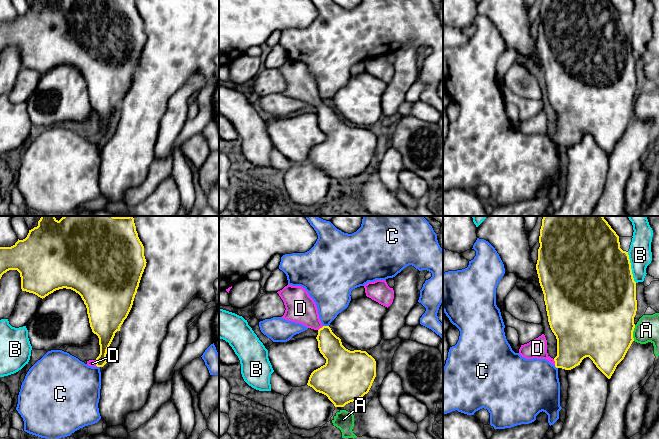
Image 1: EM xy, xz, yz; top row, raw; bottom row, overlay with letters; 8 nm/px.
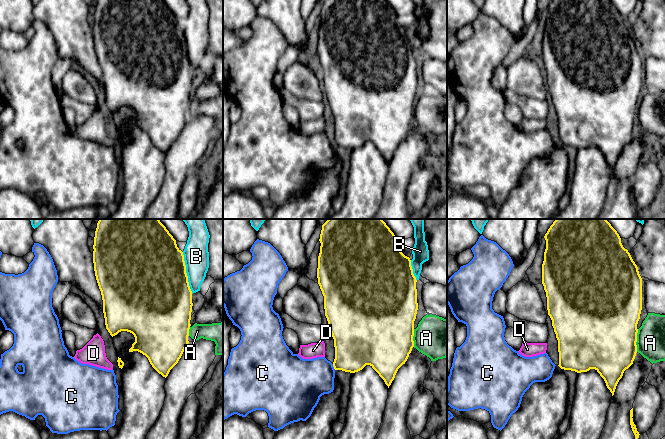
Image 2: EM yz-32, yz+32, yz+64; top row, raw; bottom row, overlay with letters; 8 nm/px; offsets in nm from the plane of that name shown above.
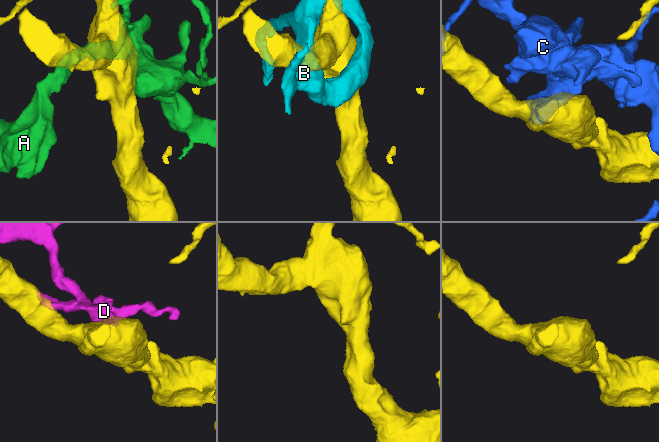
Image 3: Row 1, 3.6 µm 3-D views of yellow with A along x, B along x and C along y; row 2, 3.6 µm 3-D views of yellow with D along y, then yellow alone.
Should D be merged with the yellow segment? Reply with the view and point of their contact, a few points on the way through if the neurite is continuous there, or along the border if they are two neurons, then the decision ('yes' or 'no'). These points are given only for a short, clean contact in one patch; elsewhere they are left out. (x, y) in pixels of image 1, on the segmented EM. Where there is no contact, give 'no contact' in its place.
contact yz (555, 362); way yz (576, 339), (555, 362), (546, 357), (537, 348); yes

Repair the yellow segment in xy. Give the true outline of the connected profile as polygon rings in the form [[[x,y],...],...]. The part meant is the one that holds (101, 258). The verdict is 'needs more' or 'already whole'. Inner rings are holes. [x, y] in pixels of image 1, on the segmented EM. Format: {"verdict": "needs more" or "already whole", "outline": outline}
{"verdict": "needs more", "outline": [[[41,216],[38,221],[38,226],[29,230],[27,237],[23,240],[19,240],[11,247],[0,247],[0,279],[4,273],[9,270],[17,270],[21,277],[21,289],[29,293],[33,293],[40,298],[45,298],[49,294],[53,293],[59,289],[71,289],[78,293],[87,308],[87,314],[89,318],[90,327],[92,332],[96,334],[99,338],[100,354],[95,360],[87,361],[88,366],[92,367],[103,367],[106,362],[107,350],[115,336],[117,331],[120,331],[120,327],[124,320],[127,318],[137,293],[139,283],[146,267],[146,259],[144,256],[144,246],[138,237],[136,231],[136,226],[134,223],[134,218],[132,216],[128,217],[114,217],[114,216],[63,216],[59,221],[55,216]]]}

